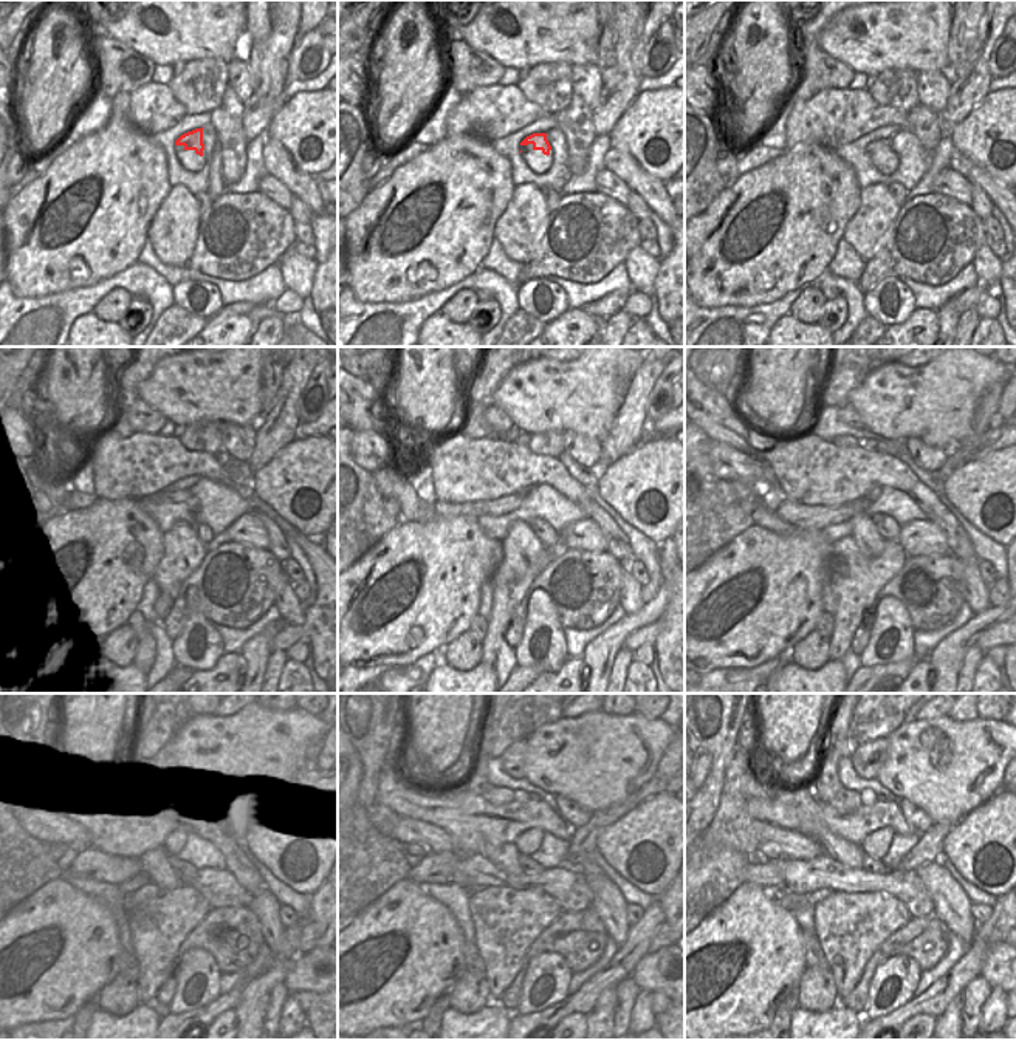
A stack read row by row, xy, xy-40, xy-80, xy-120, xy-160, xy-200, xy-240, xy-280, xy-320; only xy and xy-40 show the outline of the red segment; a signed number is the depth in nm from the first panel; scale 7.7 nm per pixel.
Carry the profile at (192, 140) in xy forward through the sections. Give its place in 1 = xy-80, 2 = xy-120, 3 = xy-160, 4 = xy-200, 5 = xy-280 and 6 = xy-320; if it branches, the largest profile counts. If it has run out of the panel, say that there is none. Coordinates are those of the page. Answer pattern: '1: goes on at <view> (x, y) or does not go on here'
1: goes on at xy-80 (883, 144)
2: goes on at xy-120 (178, 496)
3: goes on at xy-160 (485, 508)
4: goes on at xy-200 (818, 517)
5: goes on at xy-280 (435, 867)
6: goes on at xy-320 (770, 873)

